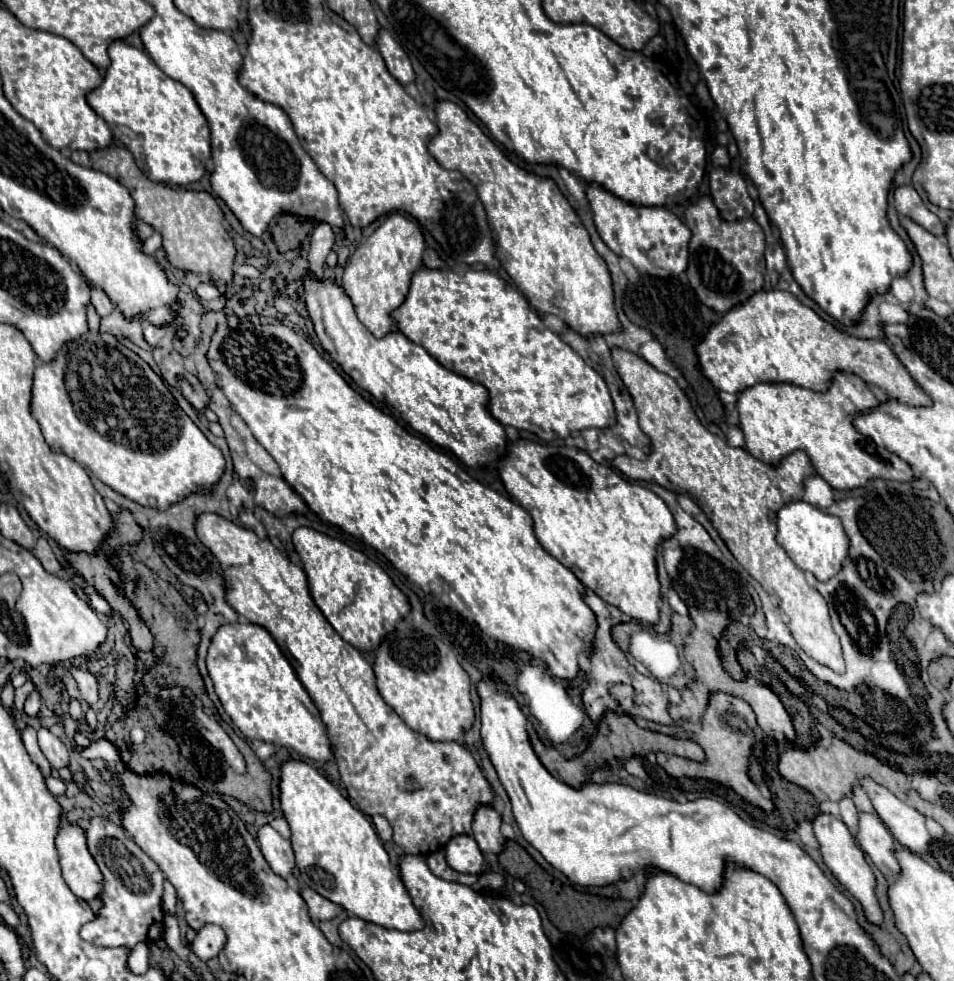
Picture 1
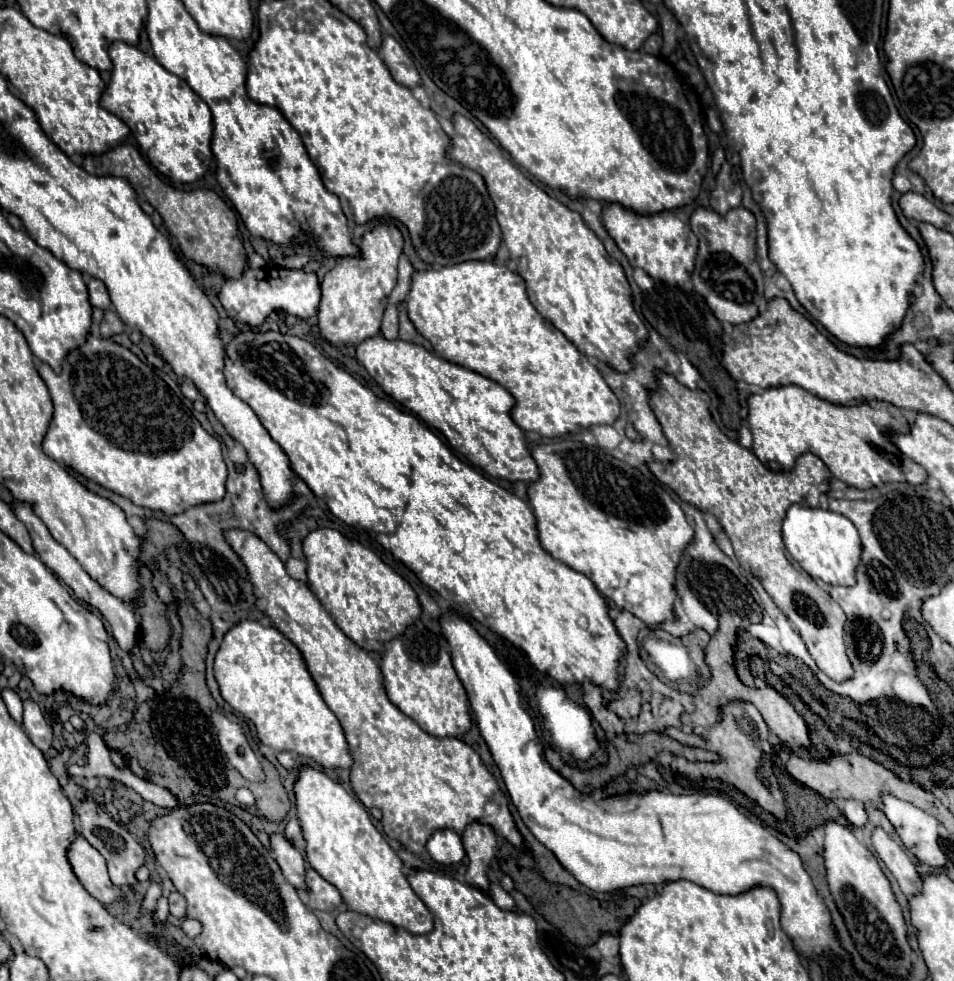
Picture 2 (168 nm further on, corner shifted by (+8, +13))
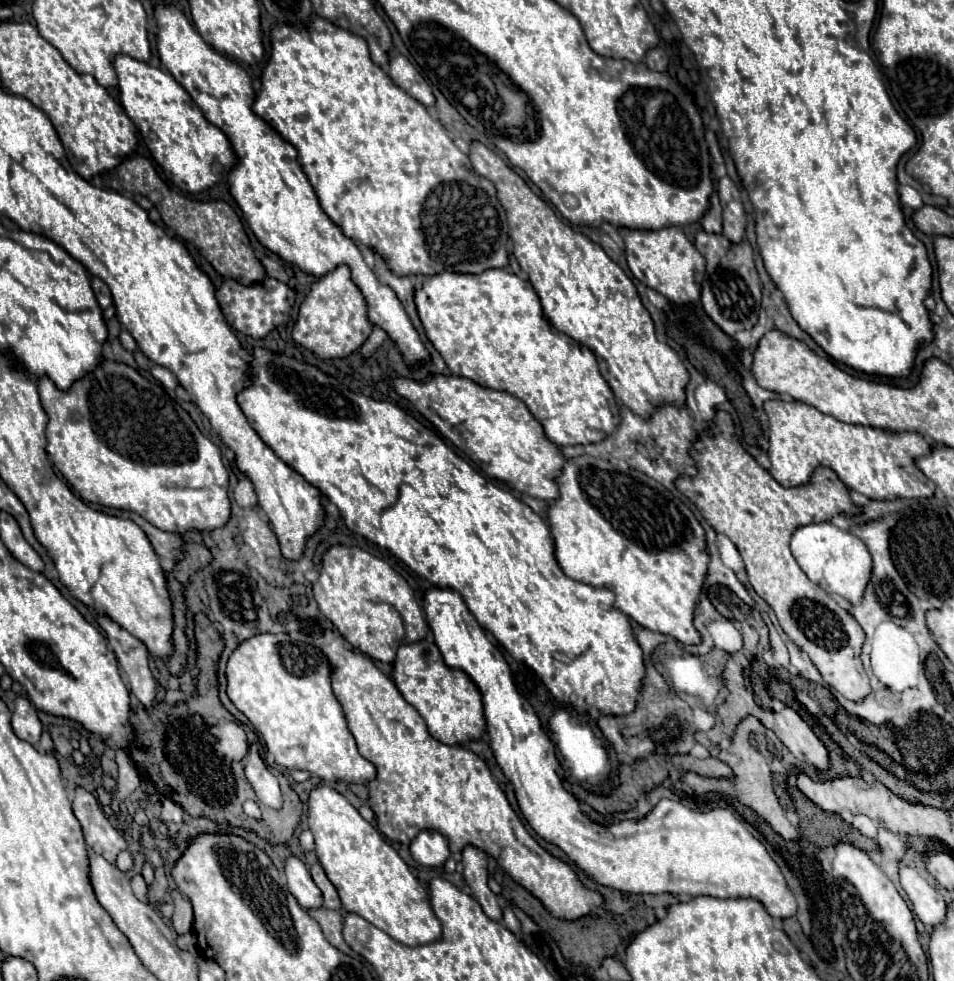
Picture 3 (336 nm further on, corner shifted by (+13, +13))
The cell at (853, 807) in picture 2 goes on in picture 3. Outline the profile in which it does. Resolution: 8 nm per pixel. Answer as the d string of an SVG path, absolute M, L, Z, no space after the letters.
M855 816L855 818L853 818L853 826L855 826L863 836L867 836L867 838L875 838L875 836L877 836L877 828L879 828L879 824L873 822L873 820L867 818L867 816Z

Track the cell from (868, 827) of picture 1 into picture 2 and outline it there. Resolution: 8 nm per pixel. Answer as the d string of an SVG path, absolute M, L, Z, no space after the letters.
M880 826L872 830L872 846L886 868L892 872L892 876L898 880L900 890L906 896L914 896L916 892L920 892L920 874L916 872L912 858Z

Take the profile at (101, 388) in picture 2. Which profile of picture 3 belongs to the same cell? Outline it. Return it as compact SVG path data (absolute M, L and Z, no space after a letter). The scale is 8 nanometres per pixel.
M105 360L97 370L89 372L85 376L85 380L77 380L71 390L67 392L61 392L55 388L55 384L49 380L49 378L41 378L37 382L39 386L39 396L41 396L41 404L43 404L43 410L47 412L47 428L45 428L45 436L47 436L47 454L51 456L53 464L57 466L57 470L65 476L65 480L79 492L79 496L87 502L93 502L93 504L101 504L101 506L107 506L107 508L117 508L117 510L129 510L129 512L137 512L139 516L143 516L149 524L157 526L159 530L165 530L165 532L173 532L173 534L185 534L185 532L191 532L191 530L197 530L197 532L211 532L215 528L221 528L227 524L229 516L231 516L231 502L229 502L229 496L227 496L227 490L229 490L229 472L227 468L223 466L221 462L221 450L201 434L201 430L195 426L195 422L191 420L191 416L173 400L167 396L167 392L159 386L159 384L153 384L149 382L147 378L143 378L137 370L129 368L127 364L119 364L119 362L109 362Z

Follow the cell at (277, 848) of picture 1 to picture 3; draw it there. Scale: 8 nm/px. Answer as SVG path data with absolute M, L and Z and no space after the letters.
M295 856L287 858L285 876L287 876L289 892L297 898L297 902L303 908L309 910L309 908L321 908L323 906L321 890L317 888L317 884L313 882L309 870L305 868L305 864L299 858L295 858Z

